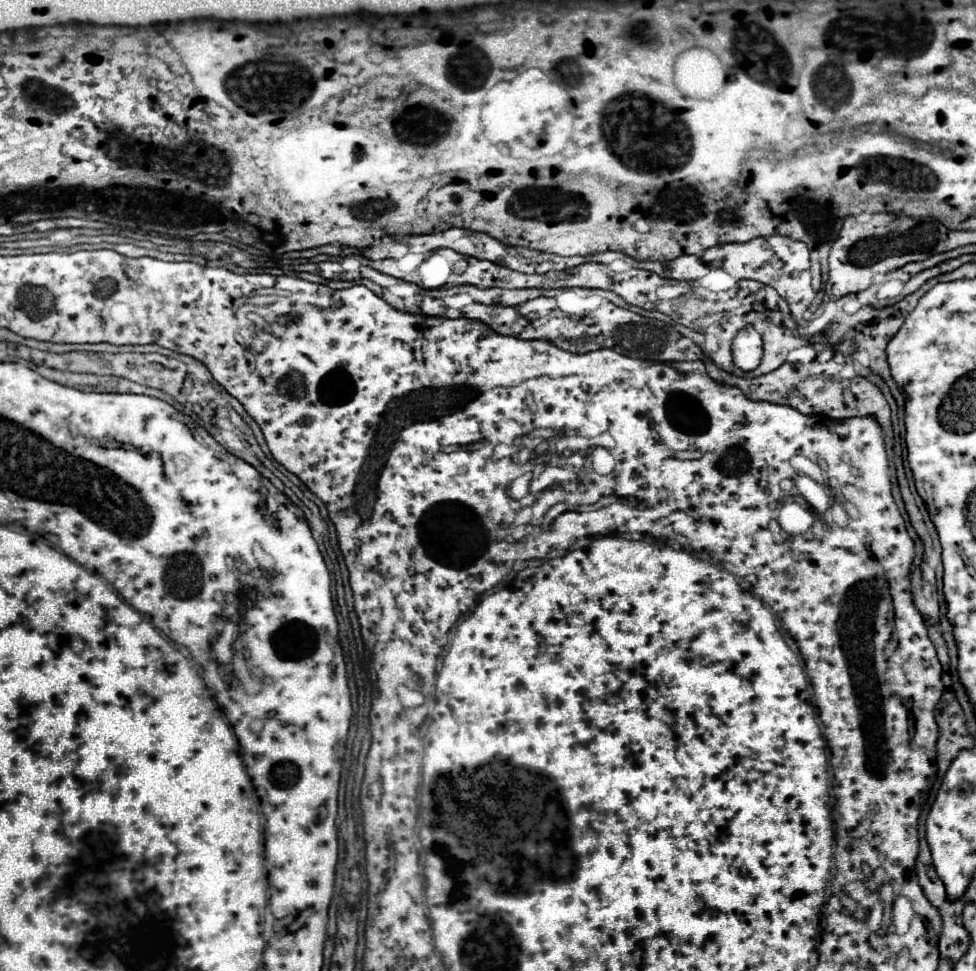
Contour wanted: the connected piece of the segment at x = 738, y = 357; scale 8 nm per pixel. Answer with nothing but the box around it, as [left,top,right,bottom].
[732,325,762,371]

